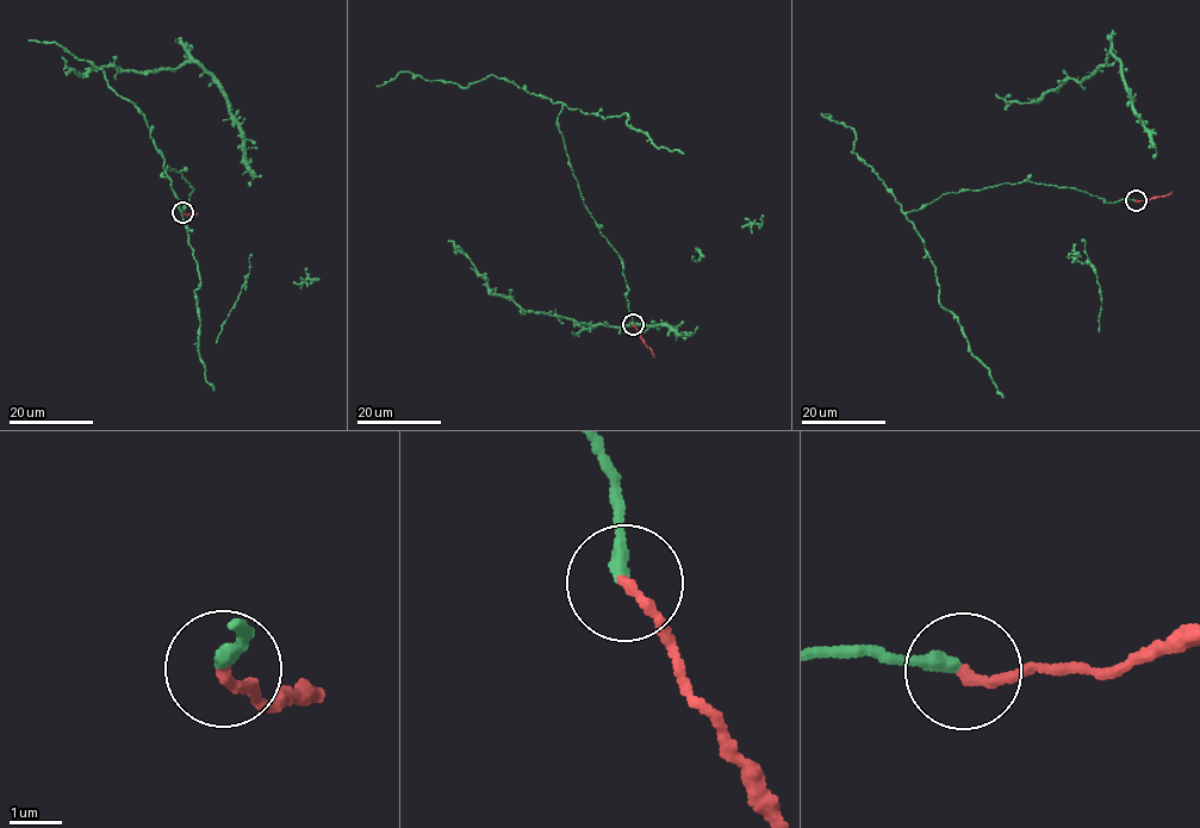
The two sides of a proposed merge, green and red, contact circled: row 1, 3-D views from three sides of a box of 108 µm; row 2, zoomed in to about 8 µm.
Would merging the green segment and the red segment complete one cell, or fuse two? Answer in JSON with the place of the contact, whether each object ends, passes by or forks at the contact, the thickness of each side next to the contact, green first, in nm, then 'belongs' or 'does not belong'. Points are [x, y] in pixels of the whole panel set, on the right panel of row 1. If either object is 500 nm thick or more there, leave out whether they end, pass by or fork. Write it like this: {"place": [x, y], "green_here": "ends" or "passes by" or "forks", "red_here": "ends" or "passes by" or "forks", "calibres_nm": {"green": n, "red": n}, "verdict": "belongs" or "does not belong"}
{"place": [1136, 200], "green_here": "ends", "red_here": "ends", "calibres_nm": {"green": 280, "red": 200}, "verdict": "belongs"}

